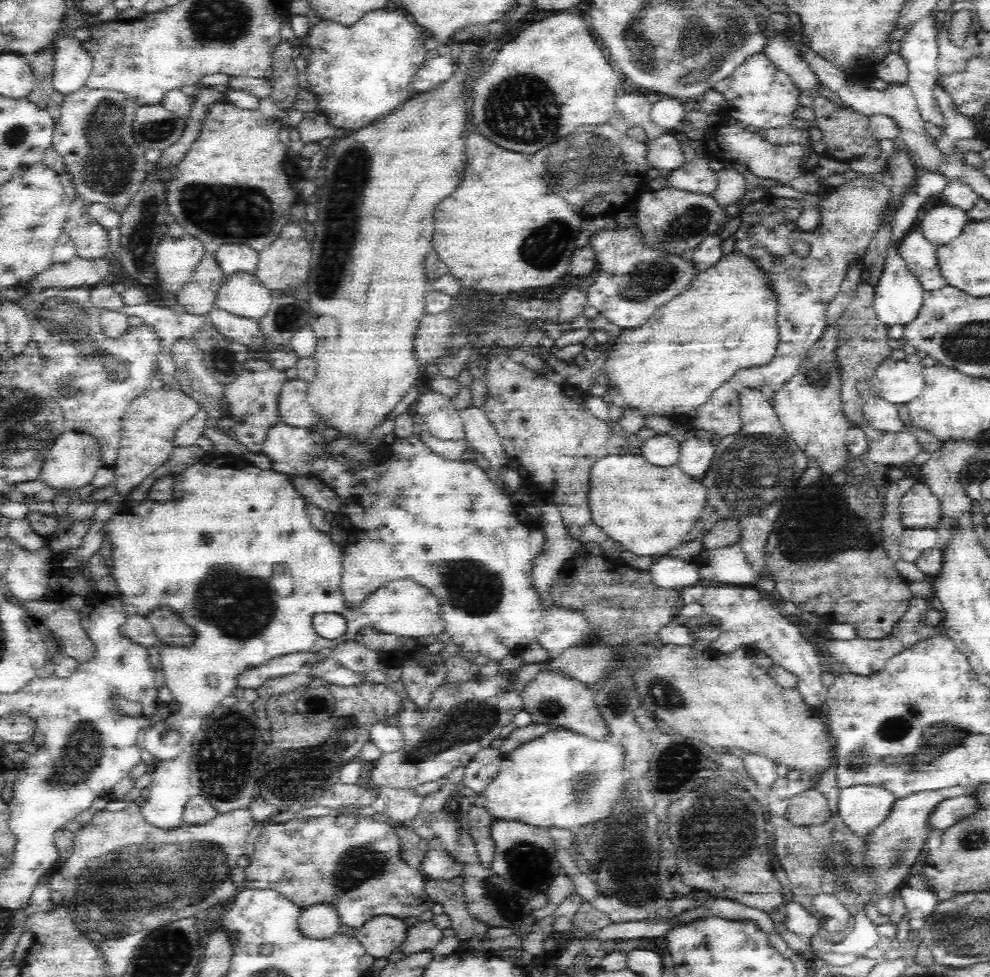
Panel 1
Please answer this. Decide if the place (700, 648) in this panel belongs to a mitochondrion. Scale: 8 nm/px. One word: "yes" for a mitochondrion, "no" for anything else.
no

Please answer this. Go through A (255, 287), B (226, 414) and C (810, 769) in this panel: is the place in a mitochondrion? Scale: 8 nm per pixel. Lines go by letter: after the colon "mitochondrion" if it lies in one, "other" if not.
A: other
B: other
C: other

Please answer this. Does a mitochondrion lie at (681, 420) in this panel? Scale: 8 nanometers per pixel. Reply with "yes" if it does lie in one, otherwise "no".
no

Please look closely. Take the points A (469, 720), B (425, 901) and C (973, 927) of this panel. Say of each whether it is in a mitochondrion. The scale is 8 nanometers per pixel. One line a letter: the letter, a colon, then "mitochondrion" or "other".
A: mitochondrion
B: other
C: mitochondrion

